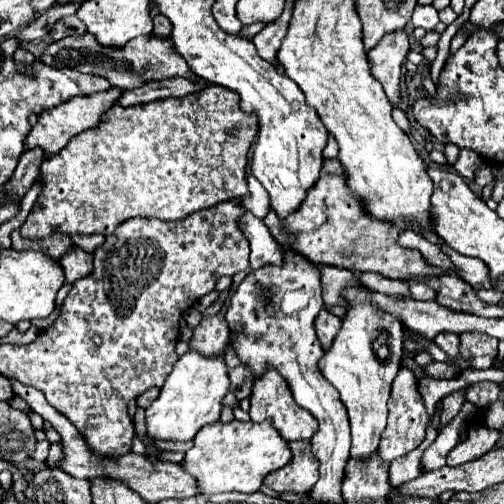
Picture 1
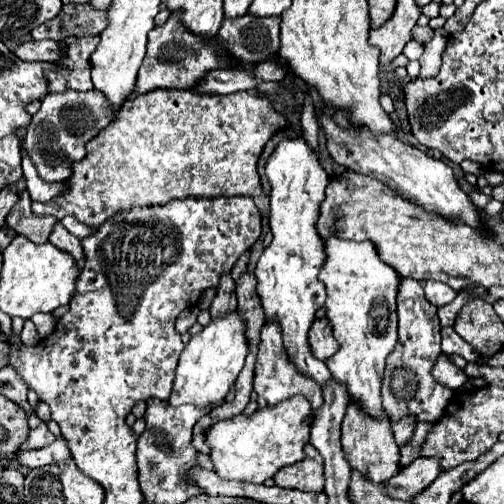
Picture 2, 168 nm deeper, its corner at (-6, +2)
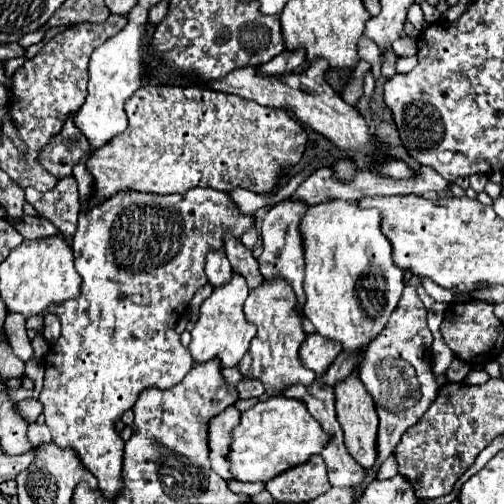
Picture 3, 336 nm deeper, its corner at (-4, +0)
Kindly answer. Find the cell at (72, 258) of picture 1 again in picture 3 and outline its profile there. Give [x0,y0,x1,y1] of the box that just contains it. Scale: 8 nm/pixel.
[7,216,59,240]

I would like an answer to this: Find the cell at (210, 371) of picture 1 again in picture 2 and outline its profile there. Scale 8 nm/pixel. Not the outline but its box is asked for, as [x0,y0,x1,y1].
[169,312,247,410]

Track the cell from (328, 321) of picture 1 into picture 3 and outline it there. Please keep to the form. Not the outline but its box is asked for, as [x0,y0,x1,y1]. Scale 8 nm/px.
[299,334,341,378]

